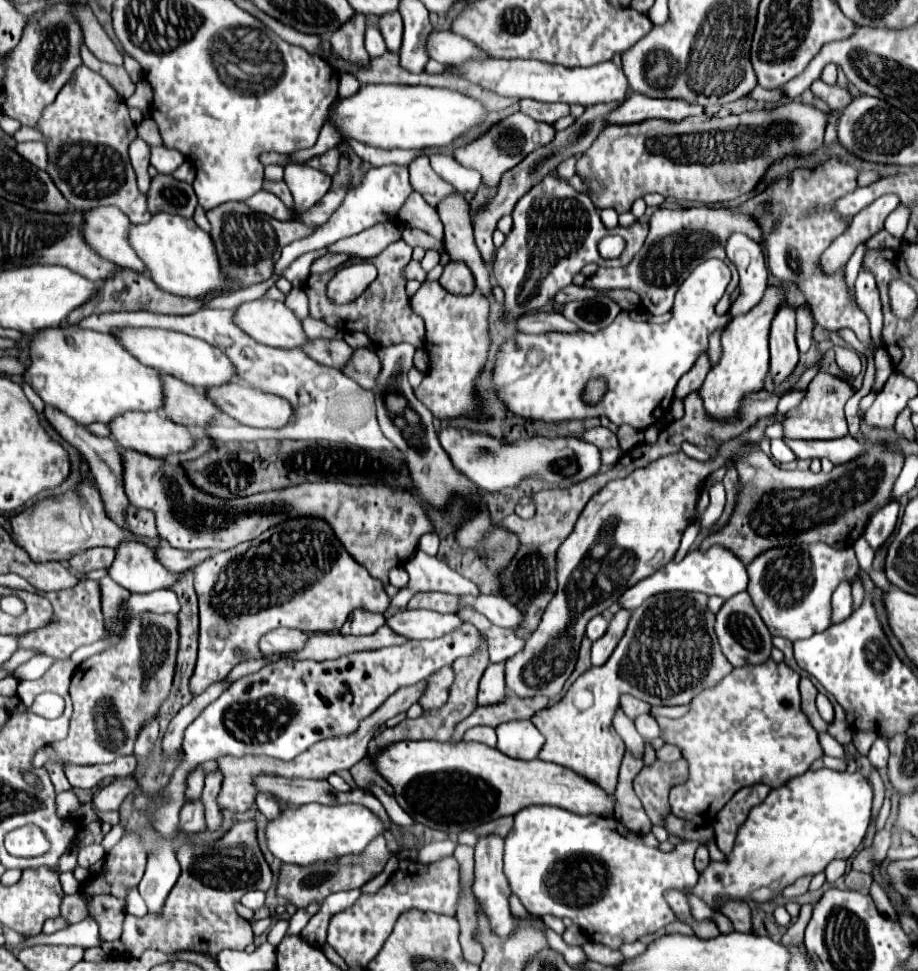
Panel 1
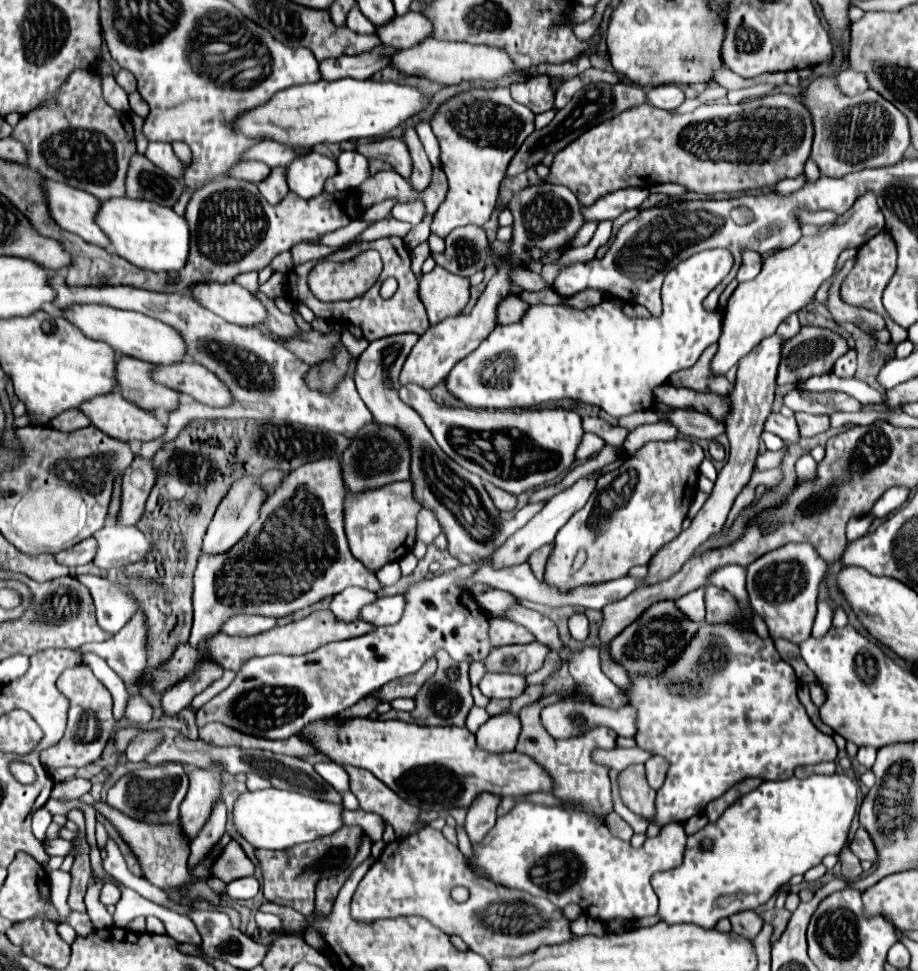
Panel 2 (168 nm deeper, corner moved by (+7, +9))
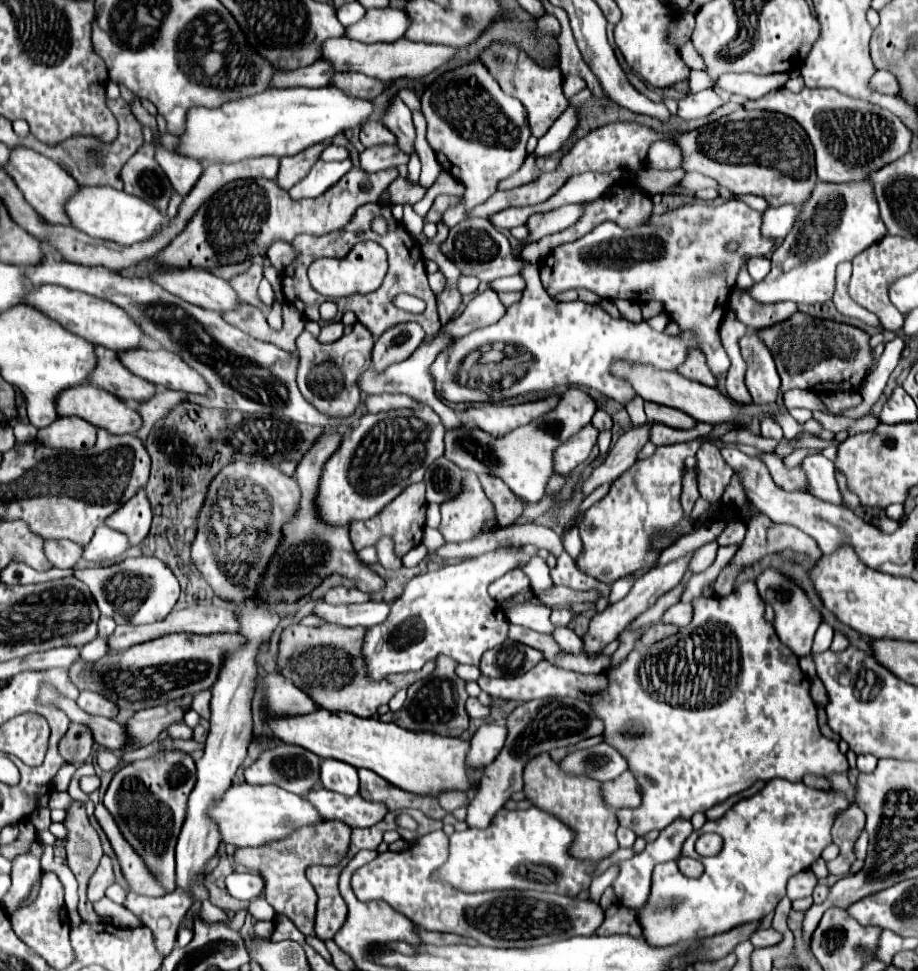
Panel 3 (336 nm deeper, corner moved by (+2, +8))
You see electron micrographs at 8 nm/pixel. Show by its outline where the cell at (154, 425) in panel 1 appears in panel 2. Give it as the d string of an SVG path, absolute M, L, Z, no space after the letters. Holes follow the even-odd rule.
M119 392L87 400L79 410L85 412L101 432L121 442L149 442L165 434L165 424L161 424L153 412L127 402Z

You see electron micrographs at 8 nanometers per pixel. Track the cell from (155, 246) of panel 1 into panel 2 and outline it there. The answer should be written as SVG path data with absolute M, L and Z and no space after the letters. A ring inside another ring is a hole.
M105 200L97 214L99 228L113 240L115 252L141 270L179 272L189 258L189 224L173 208L145 200Z

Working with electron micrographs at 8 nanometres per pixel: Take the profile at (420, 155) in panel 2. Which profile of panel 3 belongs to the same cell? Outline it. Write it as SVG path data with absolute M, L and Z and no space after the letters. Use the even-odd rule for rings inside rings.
M392 97L390 105L382 117L382 123L396 135L398 147L404 153L412 153L414 149L414 125L412 125L412 113L402 103L400 97Z

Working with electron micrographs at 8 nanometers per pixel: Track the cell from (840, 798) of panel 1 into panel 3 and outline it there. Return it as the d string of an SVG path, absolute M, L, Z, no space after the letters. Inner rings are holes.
M772 779L766 783L762 791L758 791L750 799L738 801L724 817L716 821L706 821L702 829L694 831L682 845L682 855L700 859L704 863L704 875L698 879L690 879L678 871L676 863L660 863L654 867L652 873L652 889L648 901L638 909L638 923L642 925L642 937L648 945L654 947L670 947L670 945L684 945L694 939L706 939L730 931L742 923L758 921L766 917L778 901L786 893L786 881L810 869L810 865L820 857L822 849L832 843L830 829L840 809L846 809L850 801L846 795L838 795L834 791L820 791L806 787L802 783L790 783L786 779ZM704 833L718 833L724 839L724 847L716 857L698 857L694 851L694 843Z

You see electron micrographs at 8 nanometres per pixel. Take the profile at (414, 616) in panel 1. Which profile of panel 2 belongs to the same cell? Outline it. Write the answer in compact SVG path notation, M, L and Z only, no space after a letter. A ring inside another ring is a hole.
M403 594L385 596L385 598L379 598L375 604L365 606L365 612L361 612L361 618L375 626L397 624L397 620L401 620L405 612L405 606L407 606L407 600Z

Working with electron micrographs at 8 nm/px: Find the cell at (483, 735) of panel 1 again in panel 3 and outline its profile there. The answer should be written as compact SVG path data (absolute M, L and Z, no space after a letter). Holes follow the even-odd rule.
M468 697L468 701L466 701L466 711L468 711L470 717L486 717L486 715L490 713L488 707L484 707L476 697Z

